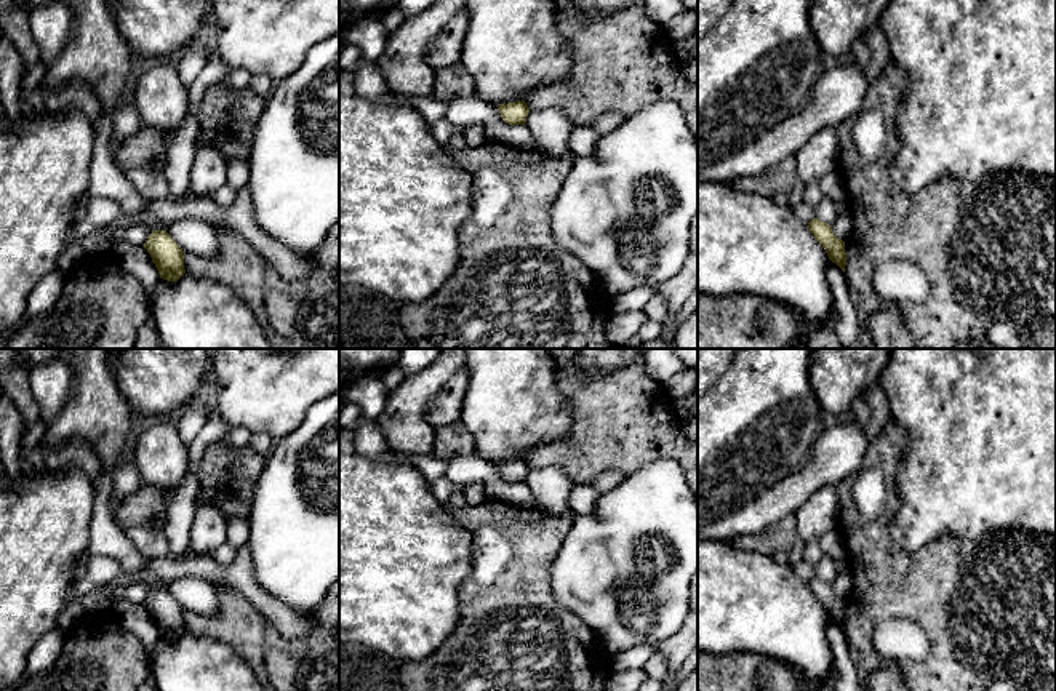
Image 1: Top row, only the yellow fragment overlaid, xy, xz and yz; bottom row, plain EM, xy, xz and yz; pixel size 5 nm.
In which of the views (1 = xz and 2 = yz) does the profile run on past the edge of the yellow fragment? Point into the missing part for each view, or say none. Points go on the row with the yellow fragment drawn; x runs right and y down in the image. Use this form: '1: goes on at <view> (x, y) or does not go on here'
1: does not go on here
2: does not go on here

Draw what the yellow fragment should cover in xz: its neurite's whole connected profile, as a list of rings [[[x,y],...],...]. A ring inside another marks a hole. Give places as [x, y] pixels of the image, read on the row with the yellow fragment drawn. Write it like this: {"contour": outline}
{"contour": [[[523,99],[517,102],[499,104],[496,107],[506,123],[509,125],[525,125],[526,123],[530,107],[526,106]]]}

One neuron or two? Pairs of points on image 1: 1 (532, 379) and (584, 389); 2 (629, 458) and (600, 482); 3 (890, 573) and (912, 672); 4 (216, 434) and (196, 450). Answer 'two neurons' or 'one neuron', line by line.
1: two neurons
2: two neurons
3: one neuron
4: one neuron

